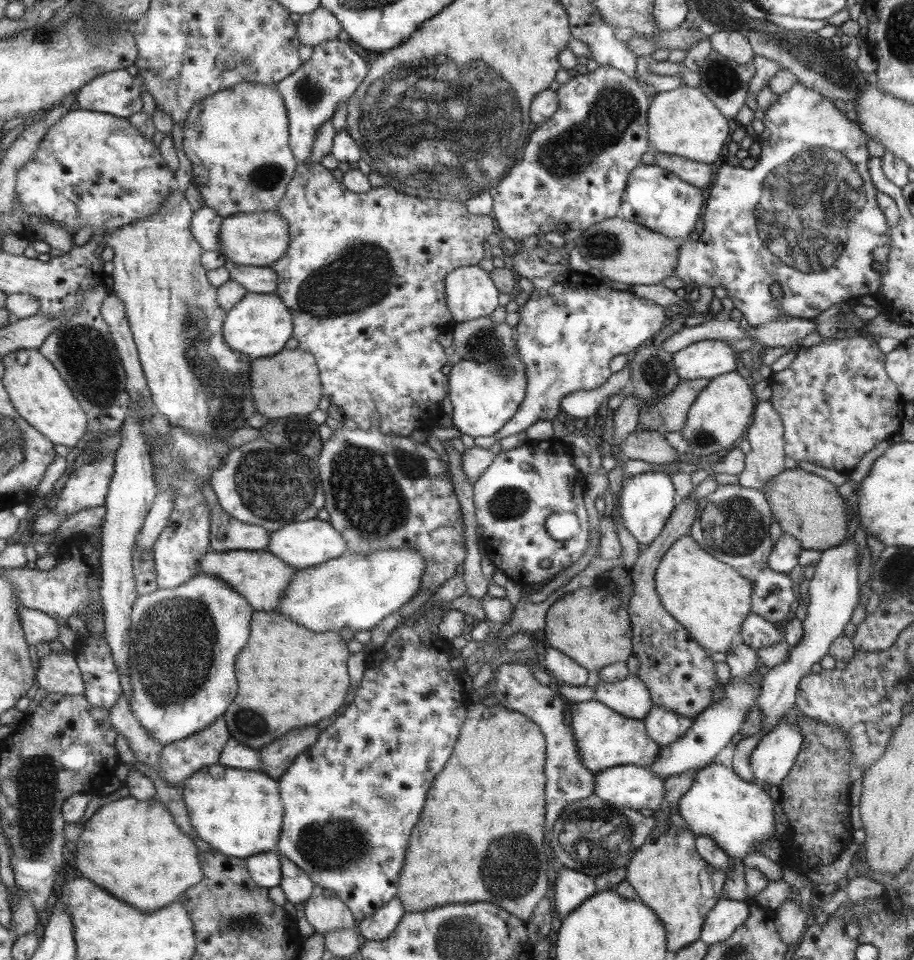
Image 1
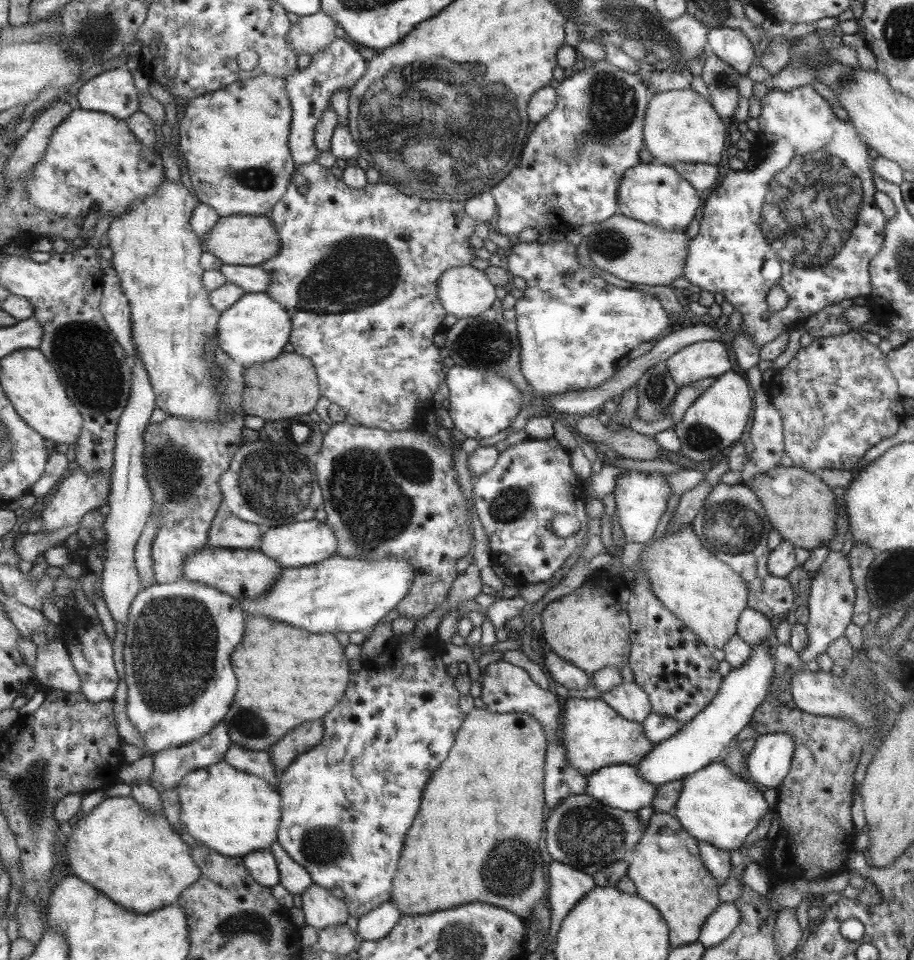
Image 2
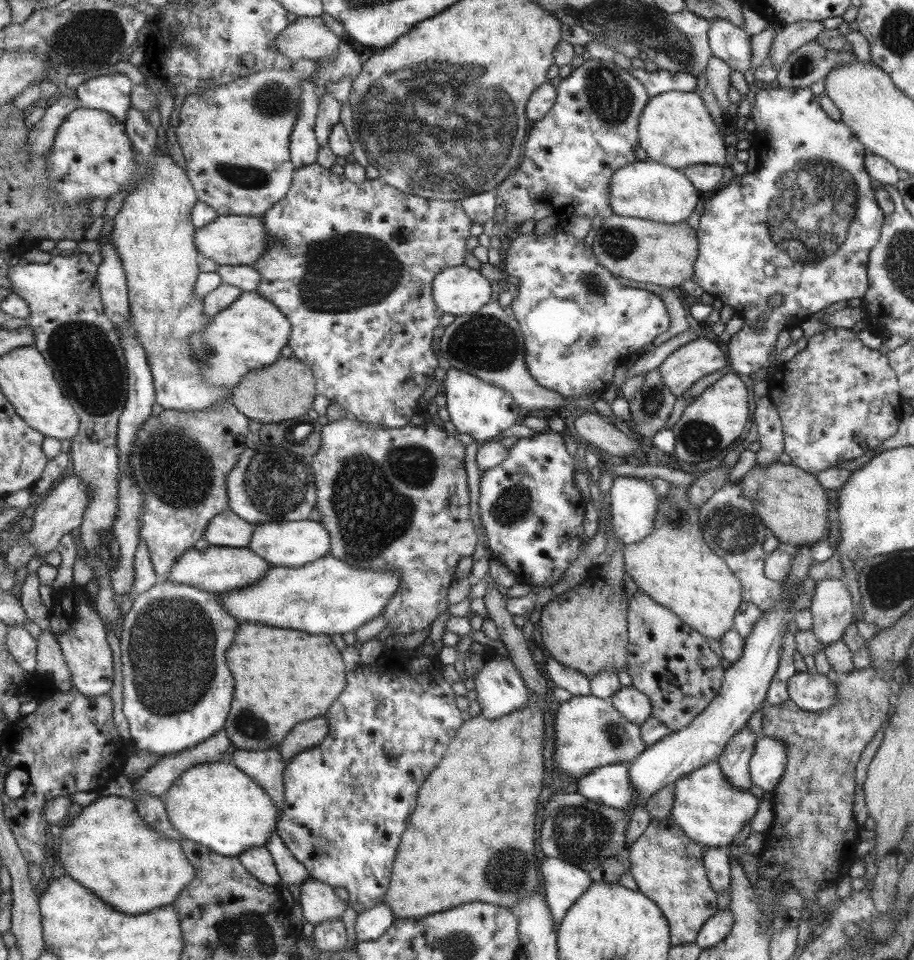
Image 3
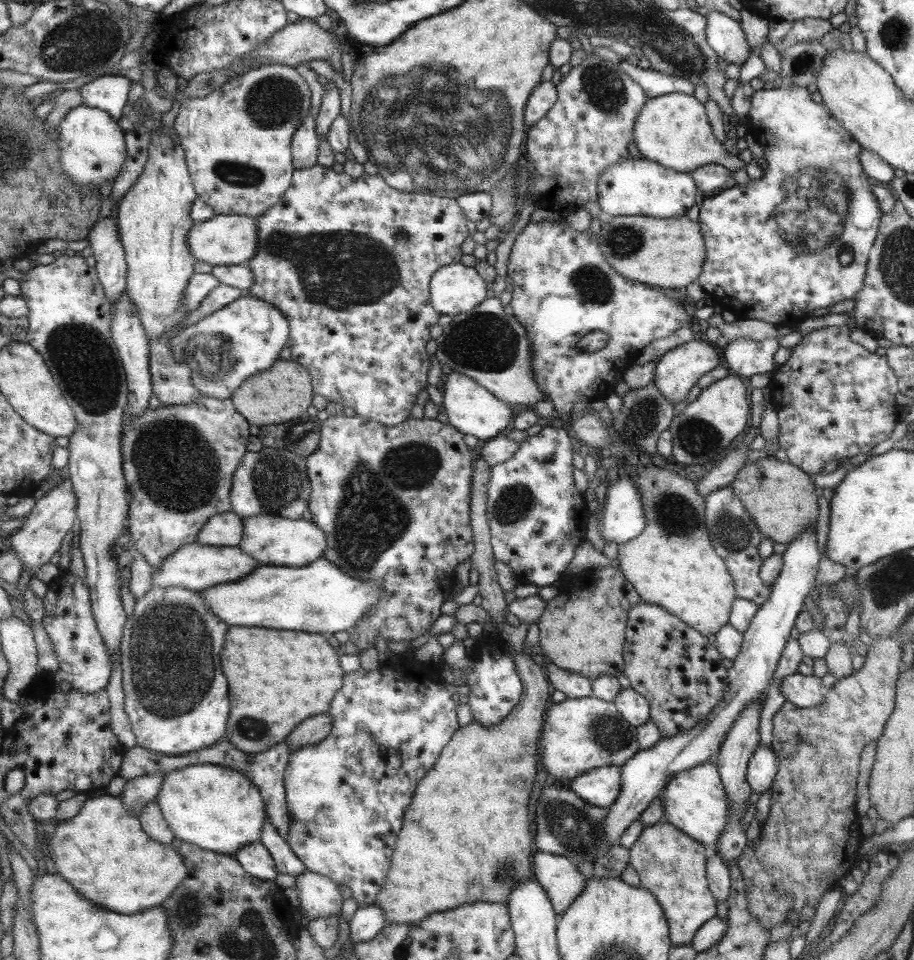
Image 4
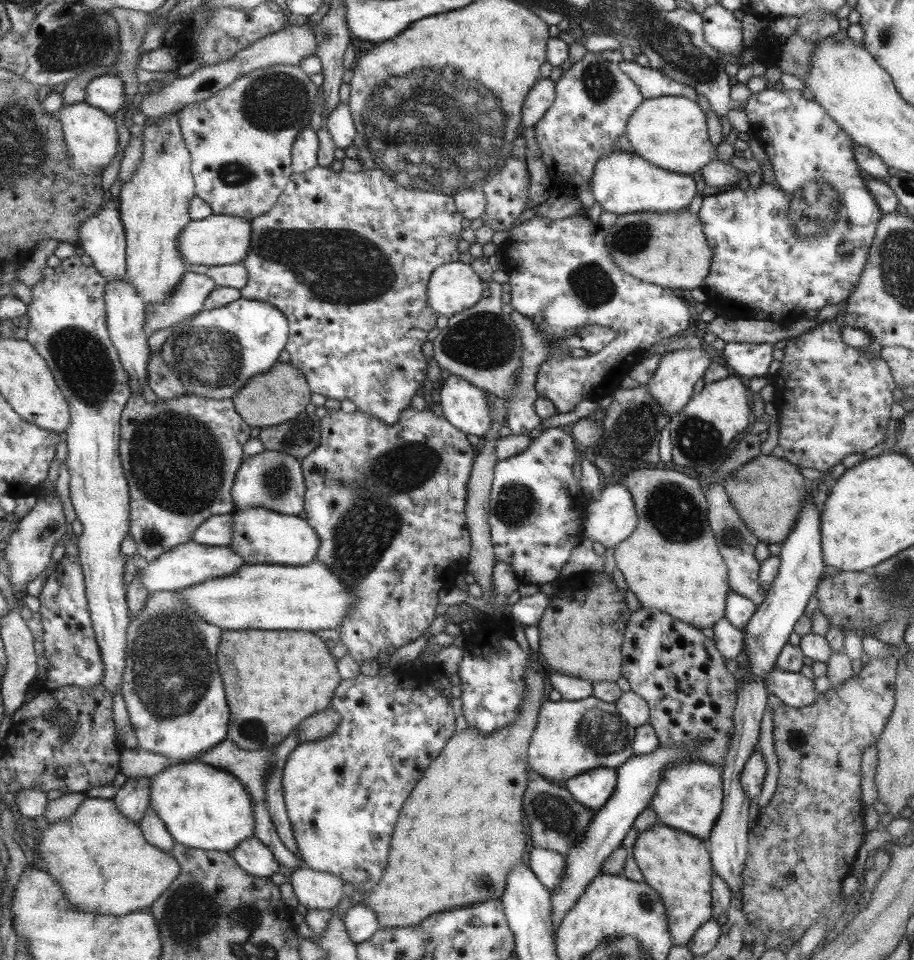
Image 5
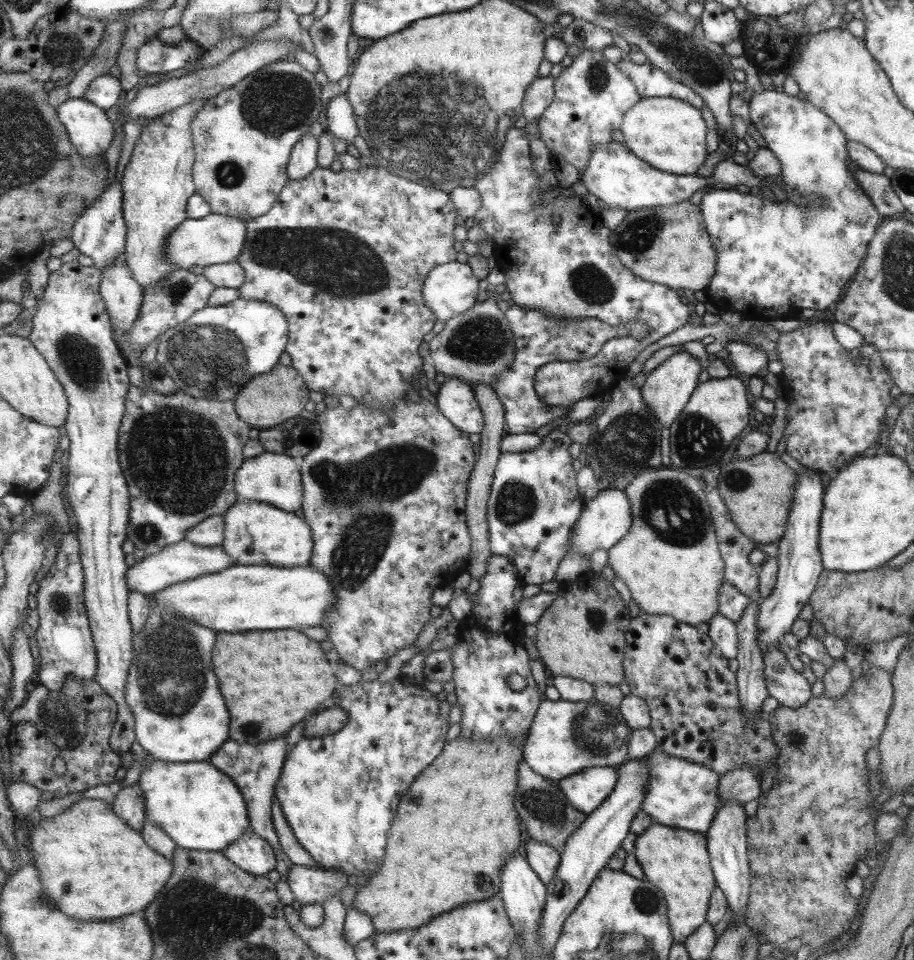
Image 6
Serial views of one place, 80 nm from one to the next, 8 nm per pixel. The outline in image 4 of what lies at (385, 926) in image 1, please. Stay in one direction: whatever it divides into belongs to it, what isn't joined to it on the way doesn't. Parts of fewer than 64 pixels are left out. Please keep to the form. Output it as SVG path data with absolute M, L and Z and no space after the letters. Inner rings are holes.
M375 905L357 908L348 921L348 937L353 943L371 940L385 925L381 909Z

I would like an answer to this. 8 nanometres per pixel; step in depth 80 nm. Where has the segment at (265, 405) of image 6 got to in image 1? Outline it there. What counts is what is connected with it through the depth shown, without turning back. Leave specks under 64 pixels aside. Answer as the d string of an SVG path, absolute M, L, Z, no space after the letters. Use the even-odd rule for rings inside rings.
M297 348L285 349L276 356L253 361L251 376L253 376L255 408L268 420L283 419L292 415L309 415L317 409L317 402L323 397L316 358Z

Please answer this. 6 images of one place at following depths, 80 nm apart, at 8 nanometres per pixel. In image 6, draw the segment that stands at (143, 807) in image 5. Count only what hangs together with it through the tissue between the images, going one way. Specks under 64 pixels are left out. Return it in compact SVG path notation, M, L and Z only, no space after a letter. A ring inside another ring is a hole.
M135 783L125 787L112 804L117 816L121 817L129 827L142 832L146 823L146 808L143 789Z

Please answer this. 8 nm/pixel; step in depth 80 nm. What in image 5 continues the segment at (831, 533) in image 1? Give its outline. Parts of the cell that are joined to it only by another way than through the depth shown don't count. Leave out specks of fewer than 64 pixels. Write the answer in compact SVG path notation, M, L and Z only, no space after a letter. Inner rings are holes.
M759 453L749 462L735 467L721 481L721 487L729 496L732 507L739 513L745 526L763 544L780 544L791 532L797 513L803 503L803 478L795 466L783 458Z

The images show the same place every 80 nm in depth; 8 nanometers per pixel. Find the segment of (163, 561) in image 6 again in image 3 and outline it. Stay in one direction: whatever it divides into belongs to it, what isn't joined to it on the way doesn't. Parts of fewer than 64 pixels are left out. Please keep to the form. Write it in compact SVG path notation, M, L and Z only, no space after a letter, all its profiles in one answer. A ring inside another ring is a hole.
M198 546L185 551L173 565L168 574L169 582L188 584L205 592L216 594L242 589L255 584L268 570L273 567L256 552L247 548L222 546Z

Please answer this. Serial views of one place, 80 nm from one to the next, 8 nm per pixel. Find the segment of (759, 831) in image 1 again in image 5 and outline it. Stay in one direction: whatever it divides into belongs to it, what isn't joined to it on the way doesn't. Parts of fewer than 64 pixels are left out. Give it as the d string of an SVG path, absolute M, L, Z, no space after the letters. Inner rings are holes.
M697 760L681 761L667 765L662 770L660 782L656 784L654 795L648 802L658 820L658 824L675 828L699 840L708 840L713 823L719 818L723 806L722 772L717 766Z

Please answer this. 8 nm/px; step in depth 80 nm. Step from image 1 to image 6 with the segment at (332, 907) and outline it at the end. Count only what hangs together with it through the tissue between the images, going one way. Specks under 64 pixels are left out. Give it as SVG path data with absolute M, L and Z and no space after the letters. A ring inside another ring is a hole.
M294 865L288 871L288 886L294 894L294 899L301 905L322 905L329 896L339 894L341 886L345 886L347 876L341 872L321 869L309 869Z

